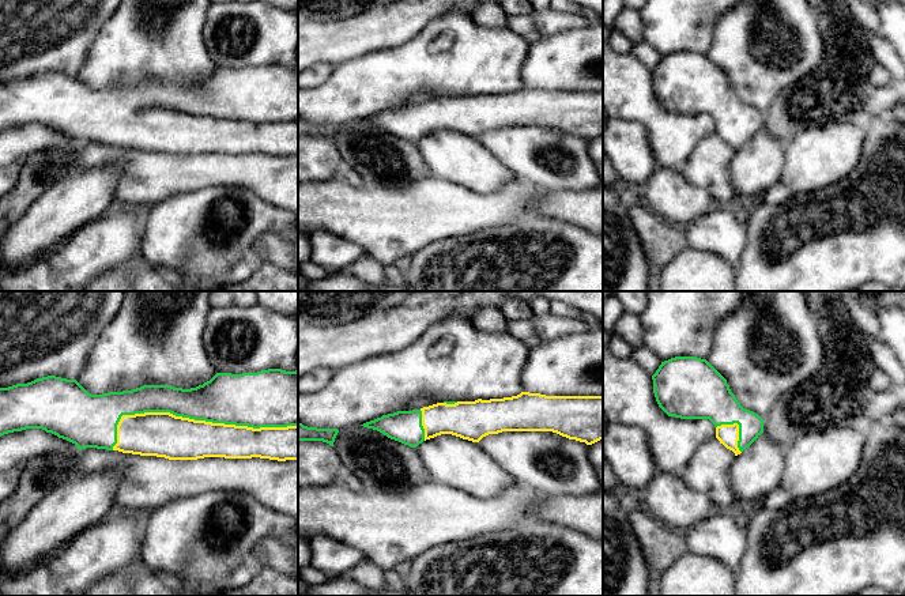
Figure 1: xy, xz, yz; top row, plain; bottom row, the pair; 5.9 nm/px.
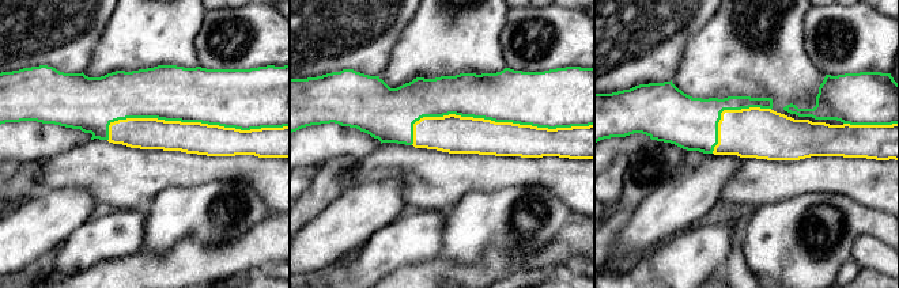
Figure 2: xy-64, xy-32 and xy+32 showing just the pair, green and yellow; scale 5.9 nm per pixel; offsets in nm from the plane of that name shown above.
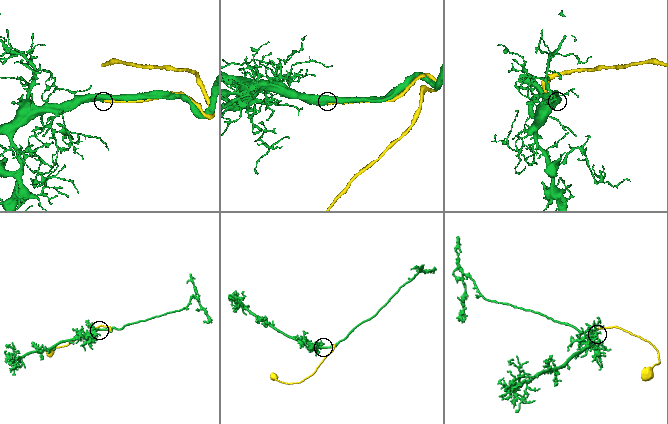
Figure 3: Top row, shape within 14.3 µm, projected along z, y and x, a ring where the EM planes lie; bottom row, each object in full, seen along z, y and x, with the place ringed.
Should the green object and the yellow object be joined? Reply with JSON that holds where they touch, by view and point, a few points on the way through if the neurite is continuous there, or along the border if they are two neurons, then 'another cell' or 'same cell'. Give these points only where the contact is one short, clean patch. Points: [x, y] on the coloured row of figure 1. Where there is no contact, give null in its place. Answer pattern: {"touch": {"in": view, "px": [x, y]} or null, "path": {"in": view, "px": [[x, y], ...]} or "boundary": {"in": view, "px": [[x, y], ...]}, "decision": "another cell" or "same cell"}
{"touch": {"in": "xy", "px": [192, 418]}, "decision": "same cell"}

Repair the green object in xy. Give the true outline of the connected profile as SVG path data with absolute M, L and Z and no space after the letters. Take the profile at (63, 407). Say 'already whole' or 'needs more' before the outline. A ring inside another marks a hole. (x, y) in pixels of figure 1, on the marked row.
needs more; M298 370L216 373L210 381L191 389L143 385L132 391L103 395L91 395L76 380L56 376L0 388L0 437L26 429L42 429L75 444L79 450L97 448L169 460L204 457L298 460Z

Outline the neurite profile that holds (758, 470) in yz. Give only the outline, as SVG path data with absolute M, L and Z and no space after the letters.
M766 433L746 448L734 461L731 483L736 502L761 502L780 487L784 475L785 450Z

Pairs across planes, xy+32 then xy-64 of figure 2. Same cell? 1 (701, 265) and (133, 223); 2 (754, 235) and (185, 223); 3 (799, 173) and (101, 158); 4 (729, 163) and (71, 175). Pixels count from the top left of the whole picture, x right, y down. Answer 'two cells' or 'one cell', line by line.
1: one cell
2: one cell
3: one cell
4: two cells

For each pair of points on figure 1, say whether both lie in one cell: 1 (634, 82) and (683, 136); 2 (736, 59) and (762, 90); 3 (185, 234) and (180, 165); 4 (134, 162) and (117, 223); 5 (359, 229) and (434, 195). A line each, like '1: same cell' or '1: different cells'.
1: same cell
2: same cell
3: different cells
4: different cells
5: same cell

